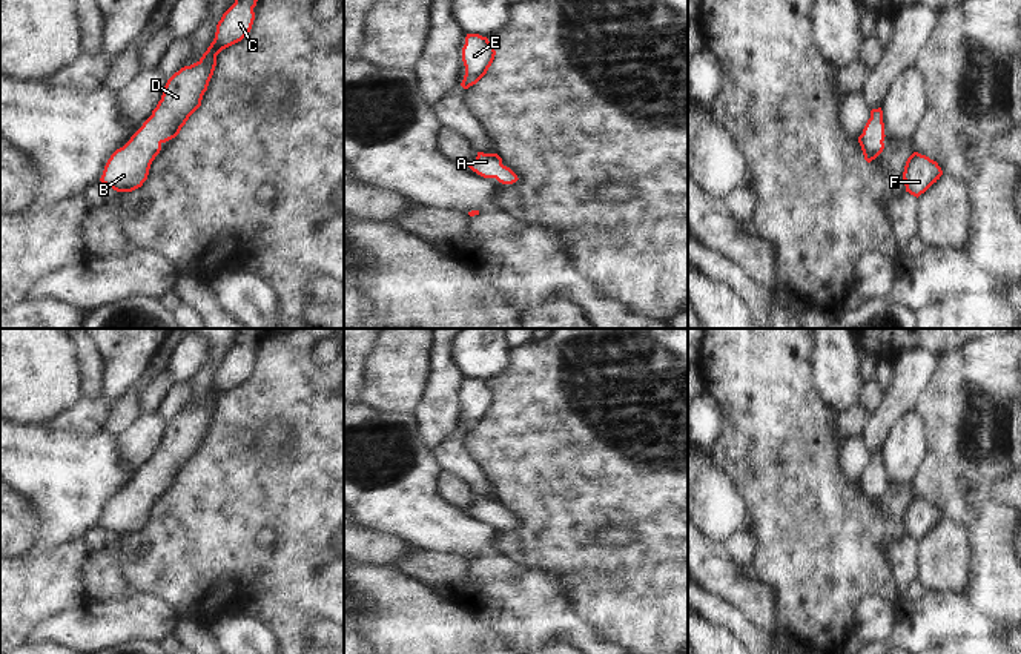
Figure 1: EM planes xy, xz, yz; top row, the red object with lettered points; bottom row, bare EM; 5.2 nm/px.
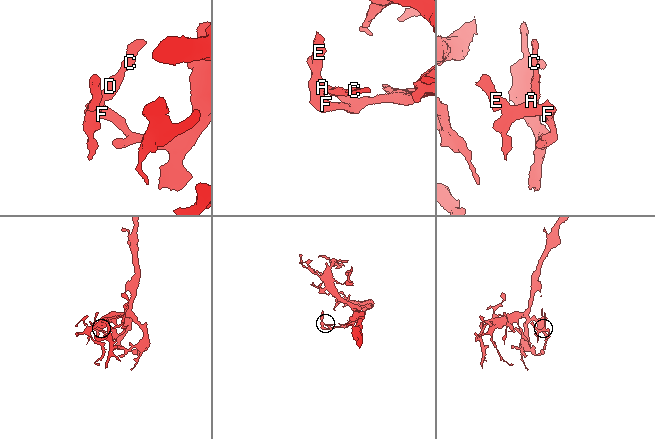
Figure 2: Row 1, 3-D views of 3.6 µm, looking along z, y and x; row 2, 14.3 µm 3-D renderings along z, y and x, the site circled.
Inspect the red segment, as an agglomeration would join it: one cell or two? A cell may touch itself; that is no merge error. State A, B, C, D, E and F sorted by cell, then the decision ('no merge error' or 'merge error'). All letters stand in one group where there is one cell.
A B C D E F | no merge error

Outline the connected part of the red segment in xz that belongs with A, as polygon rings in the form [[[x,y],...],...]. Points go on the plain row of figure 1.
[[[477,496],[476,504],[468,511],[477,519],[496,522],[502,528],[513,528],[519,524],[510,511],[502,508],[502,502],[497,497]]]

